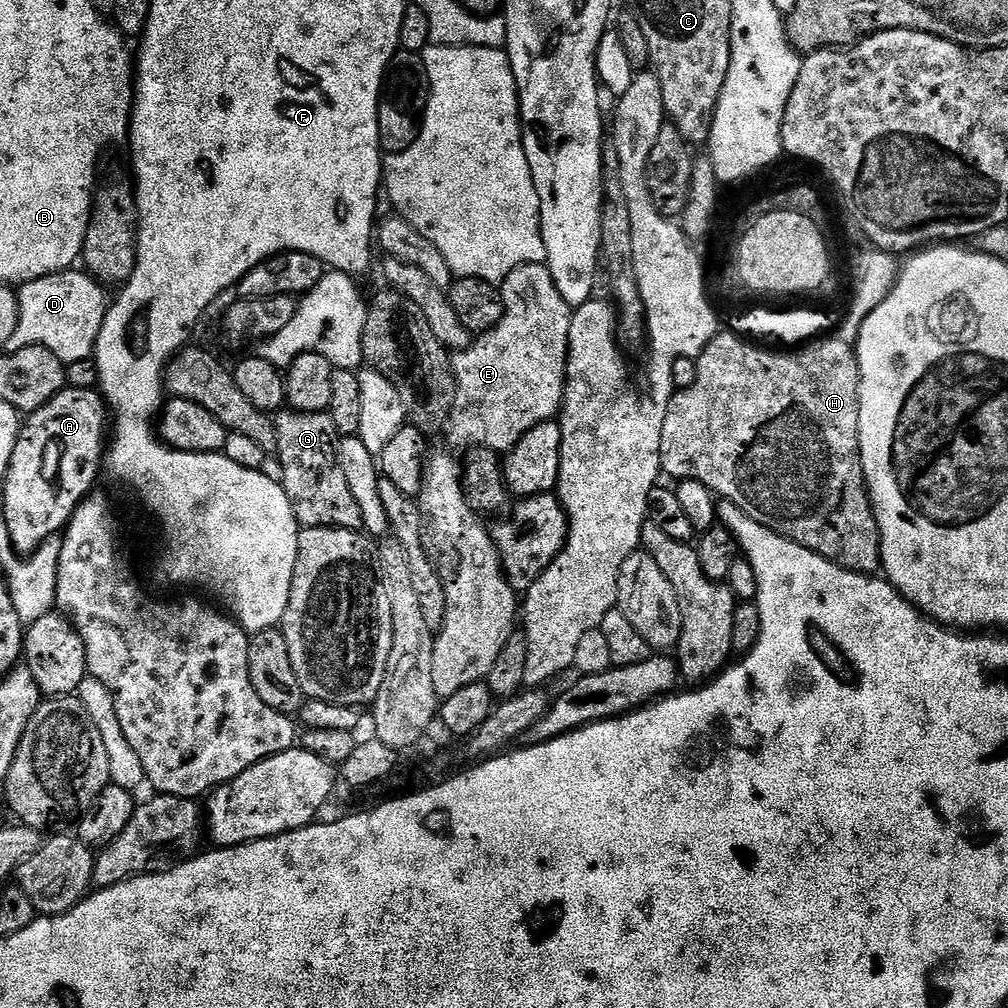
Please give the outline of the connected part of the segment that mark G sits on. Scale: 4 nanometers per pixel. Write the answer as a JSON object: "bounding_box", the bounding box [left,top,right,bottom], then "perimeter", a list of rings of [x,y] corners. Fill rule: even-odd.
{"bounding_box":[274,410,363,529],"perimeter":[[[281,410],[275,413],[274,423],[276,425],[276,437],[278,446],[275,455],[280,456],[280,476],[279,483],[284,486],[284,493],[290,498],[290,506],[296,515],[296,521],[299,522],[301,529],[305,528],[355,528],[359,529],[363,525],[362,510],[358,510],[358,502],[354,502],[354,494],[350,494],[350,486],[346,482],[346,474],[342,474],[342,466],[338,466],[338,454],[336,453],[336,442],[338,433],[334,426],[334,418],[330,418],[327,412],[294,412],[291,410]]]}

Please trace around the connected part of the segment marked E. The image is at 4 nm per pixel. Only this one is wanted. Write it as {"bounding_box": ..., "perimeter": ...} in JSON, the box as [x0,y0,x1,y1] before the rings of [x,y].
{"bounding_box":[448,263,573,454],"perimeter":[[[547,263],[518,266],[502,281],[504,313],[490,331],[477,335],[469,348],[461,348],[451,357],[456,375],[456,393],[452,402],[448,440],[456,448],[489,448],[497,454],[512,451],[534,426],[556,420],[564,403],[564,383],[568,377],[568,347],[573,309],[558,294]]]}

